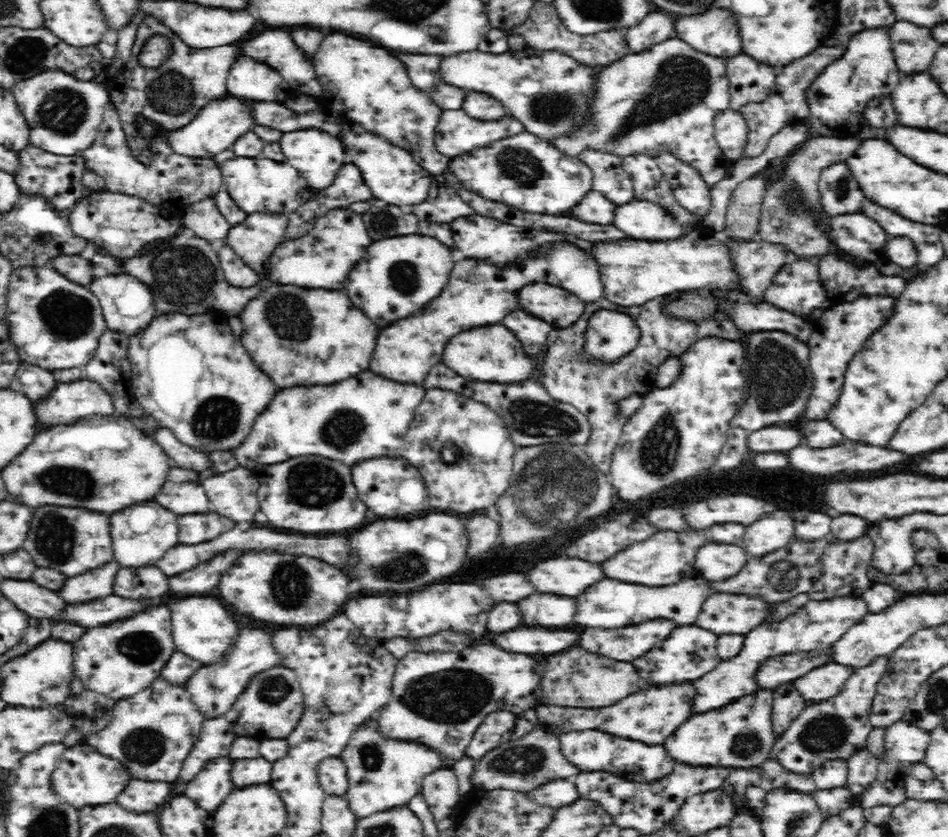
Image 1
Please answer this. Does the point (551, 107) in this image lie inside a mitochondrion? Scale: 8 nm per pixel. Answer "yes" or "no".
yes

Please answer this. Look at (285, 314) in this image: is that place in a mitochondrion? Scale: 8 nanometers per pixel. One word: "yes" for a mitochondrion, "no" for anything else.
yes

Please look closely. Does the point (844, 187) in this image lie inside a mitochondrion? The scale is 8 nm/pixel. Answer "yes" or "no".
yes

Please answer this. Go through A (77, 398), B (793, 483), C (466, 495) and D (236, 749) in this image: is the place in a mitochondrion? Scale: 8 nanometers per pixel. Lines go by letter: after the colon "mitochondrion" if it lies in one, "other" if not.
A: other
B: other
C: other
D: other

